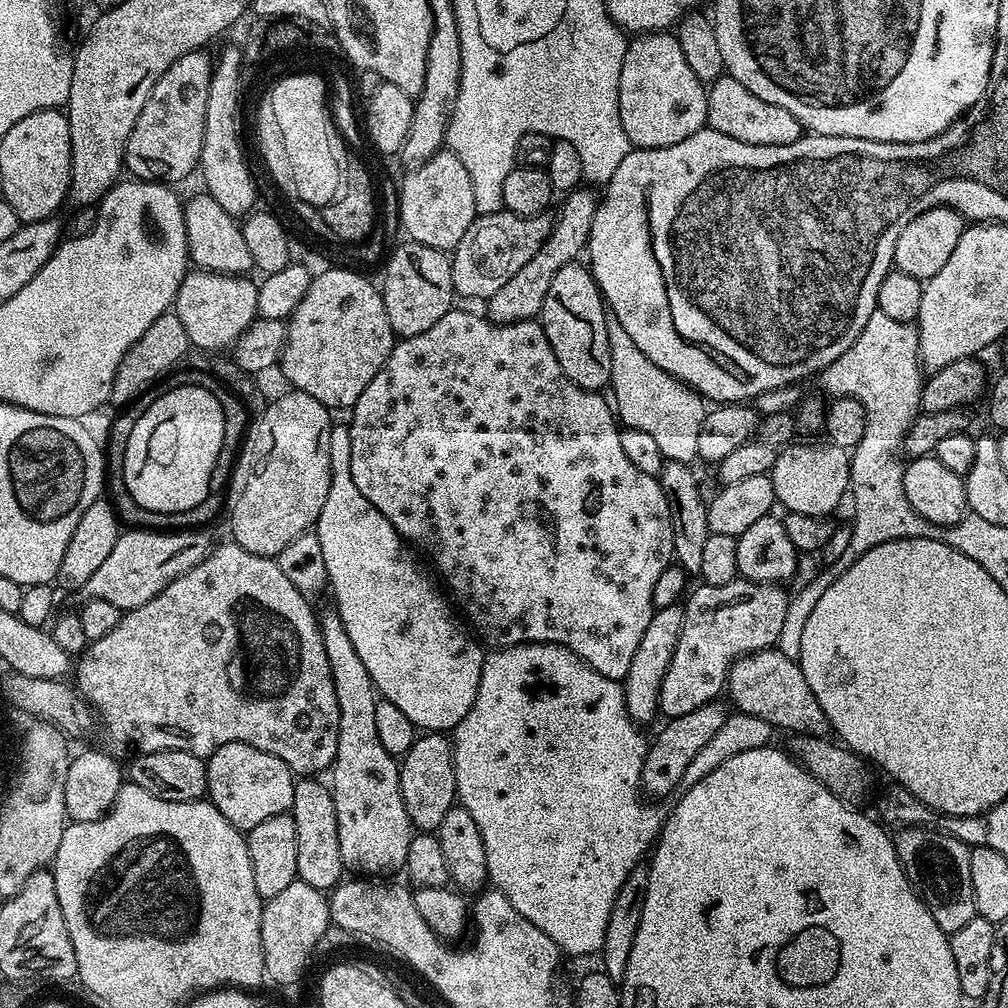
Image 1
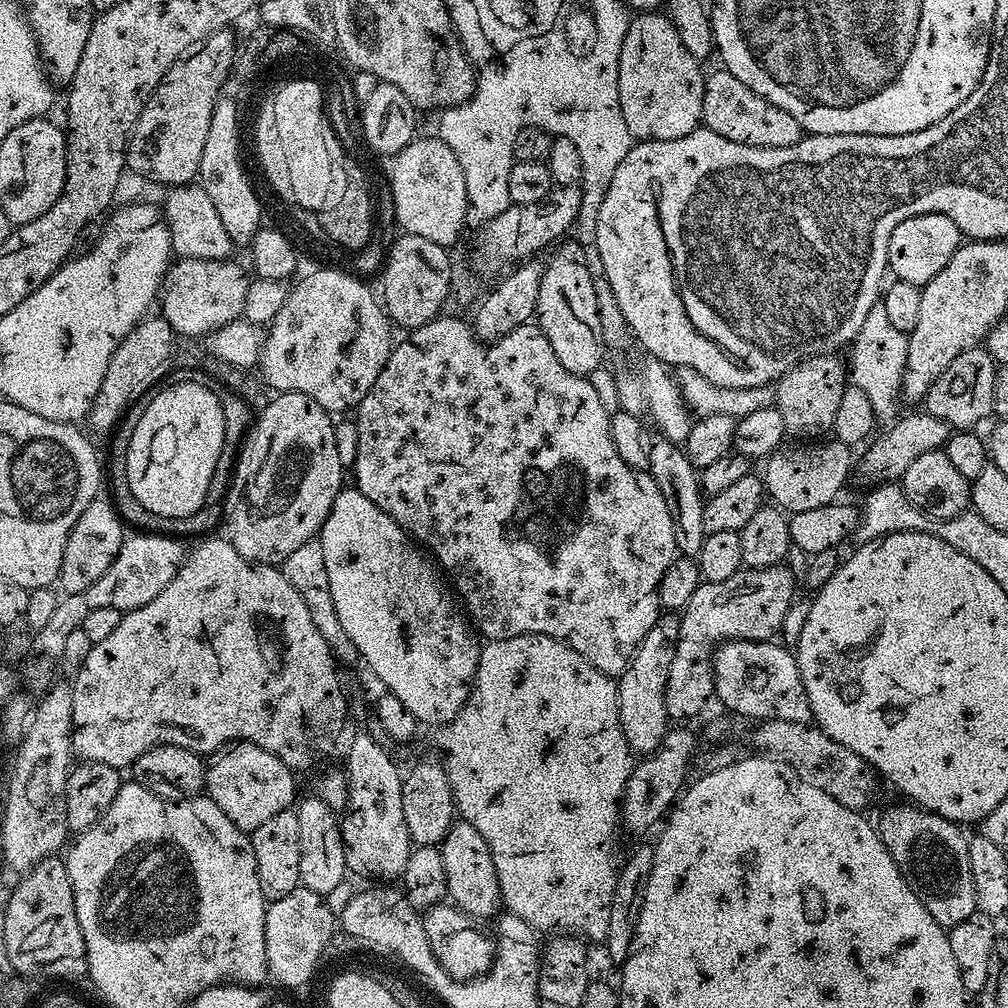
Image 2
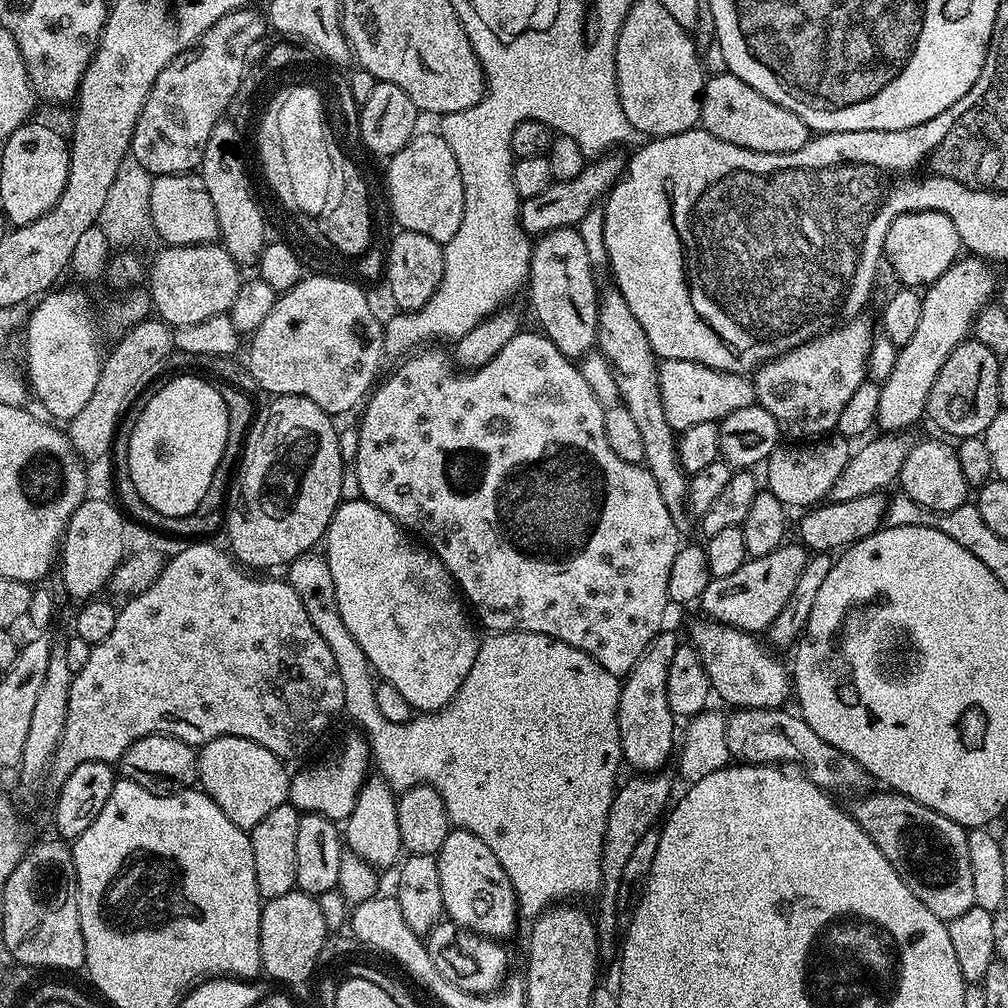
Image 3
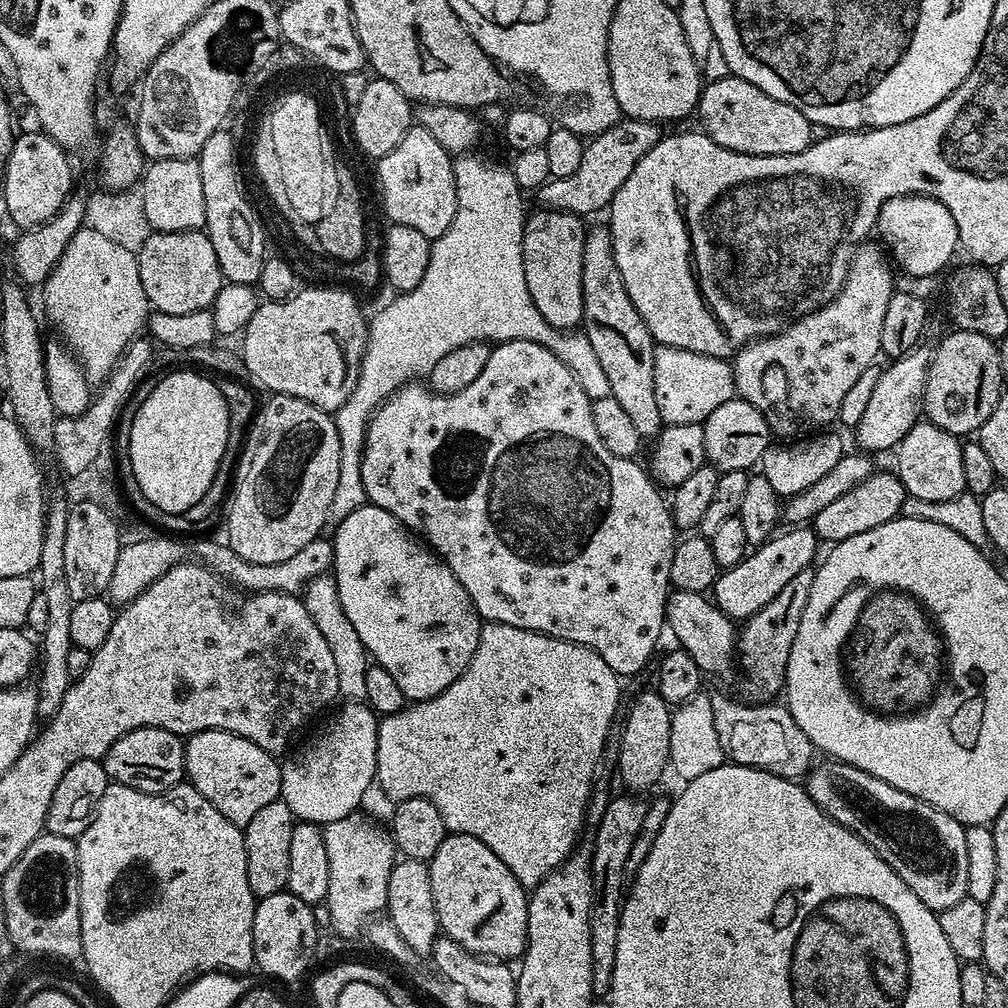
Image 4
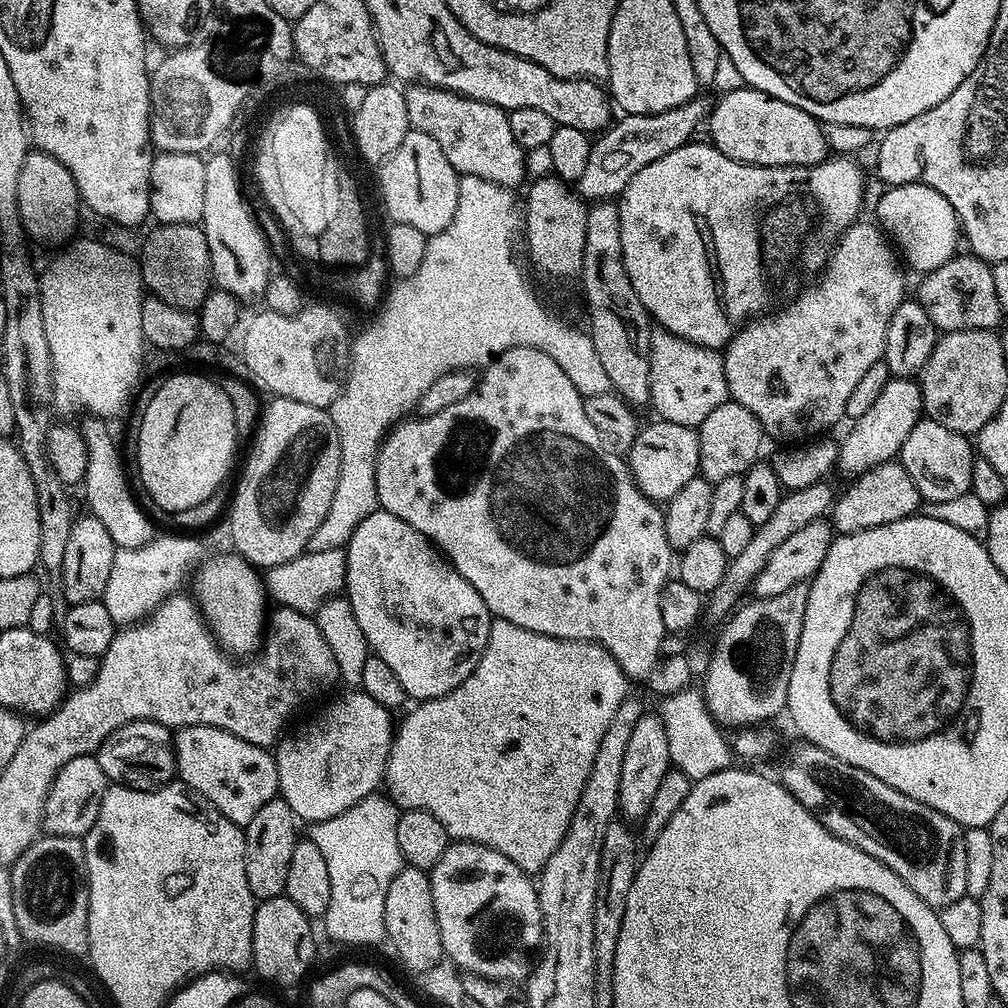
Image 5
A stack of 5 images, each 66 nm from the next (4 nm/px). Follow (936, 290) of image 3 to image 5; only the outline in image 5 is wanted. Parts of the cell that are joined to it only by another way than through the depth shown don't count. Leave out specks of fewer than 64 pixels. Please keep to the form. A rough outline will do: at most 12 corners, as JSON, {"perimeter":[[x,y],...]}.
{"perimeter":[[889,378],[851,421],[840,468],[855,478],[900,455],[922,419],[920,386]]}

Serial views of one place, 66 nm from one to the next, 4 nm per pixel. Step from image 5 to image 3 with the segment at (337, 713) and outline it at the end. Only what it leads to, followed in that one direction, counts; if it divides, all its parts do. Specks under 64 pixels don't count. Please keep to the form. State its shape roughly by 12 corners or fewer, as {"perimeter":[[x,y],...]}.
{"perimeter":[[367,739],[291,777],[297,812],[344,822],[370,776]]}

